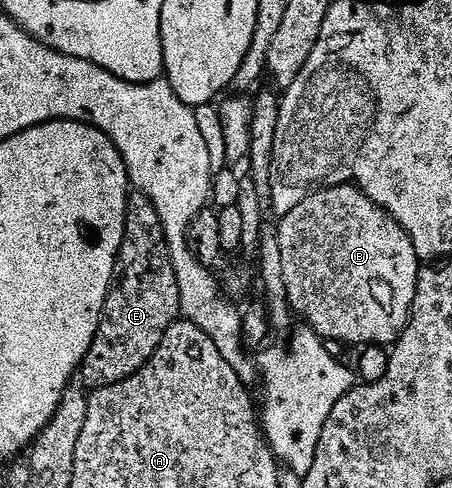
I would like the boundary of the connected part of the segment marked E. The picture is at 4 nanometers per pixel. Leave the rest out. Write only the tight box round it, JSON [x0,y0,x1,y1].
[80,194,181,389]

